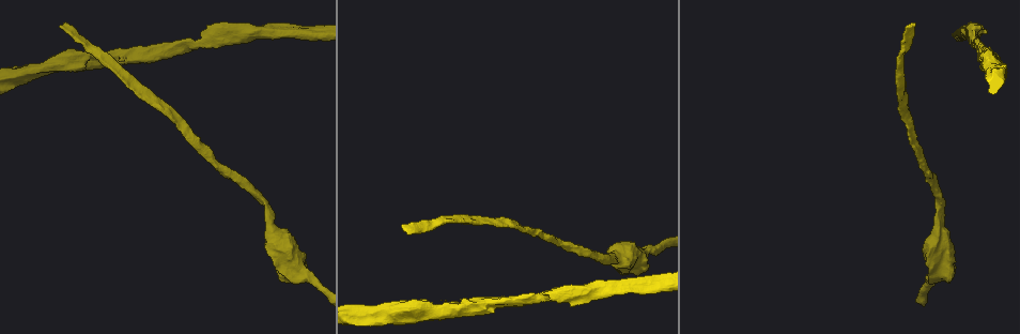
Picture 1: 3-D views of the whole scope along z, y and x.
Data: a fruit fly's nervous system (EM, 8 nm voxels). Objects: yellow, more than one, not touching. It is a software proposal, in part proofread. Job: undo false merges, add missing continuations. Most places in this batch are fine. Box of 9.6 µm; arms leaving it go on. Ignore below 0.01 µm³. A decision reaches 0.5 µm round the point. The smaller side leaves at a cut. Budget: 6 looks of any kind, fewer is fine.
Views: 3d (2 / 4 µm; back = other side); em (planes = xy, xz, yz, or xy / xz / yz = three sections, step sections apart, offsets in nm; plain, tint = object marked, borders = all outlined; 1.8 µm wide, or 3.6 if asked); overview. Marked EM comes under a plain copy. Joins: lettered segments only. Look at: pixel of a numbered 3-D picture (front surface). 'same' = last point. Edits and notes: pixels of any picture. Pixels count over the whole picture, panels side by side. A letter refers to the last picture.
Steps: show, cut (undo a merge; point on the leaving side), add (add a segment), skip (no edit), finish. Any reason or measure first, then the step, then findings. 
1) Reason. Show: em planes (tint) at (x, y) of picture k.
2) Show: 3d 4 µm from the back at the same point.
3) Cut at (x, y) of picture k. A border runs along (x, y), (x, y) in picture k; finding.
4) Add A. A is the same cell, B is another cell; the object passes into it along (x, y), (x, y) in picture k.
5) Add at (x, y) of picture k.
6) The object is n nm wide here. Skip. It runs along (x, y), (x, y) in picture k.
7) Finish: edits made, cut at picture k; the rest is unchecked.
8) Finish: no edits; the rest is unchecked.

An open end. Show: em 3.6 µm xz step 16 (borders) at (279, 279) of picture 1.

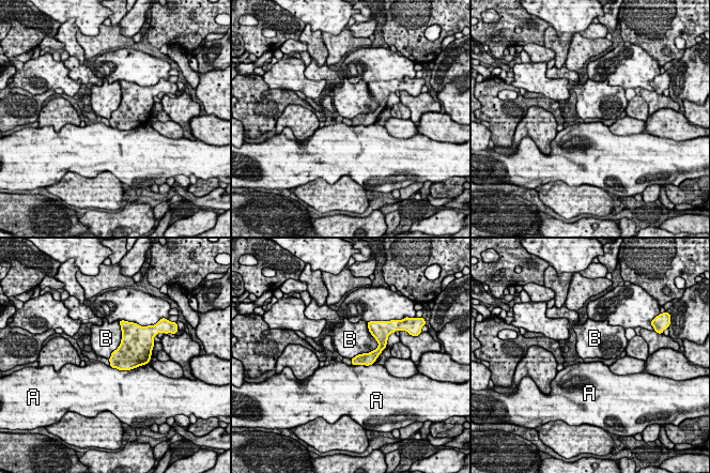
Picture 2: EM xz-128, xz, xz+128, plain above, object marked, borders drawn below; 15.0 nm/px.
Skip. A and B are other cells; none of them fits.

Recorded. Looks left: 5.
Branch point. Show: 3d 4 µm at (557, 294) of picture 1.

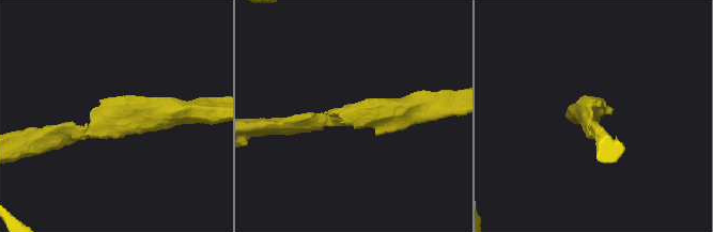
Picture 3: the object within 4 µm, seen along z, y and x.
Show: em yz step 16 (tint) at (117, 122) of picture 3.

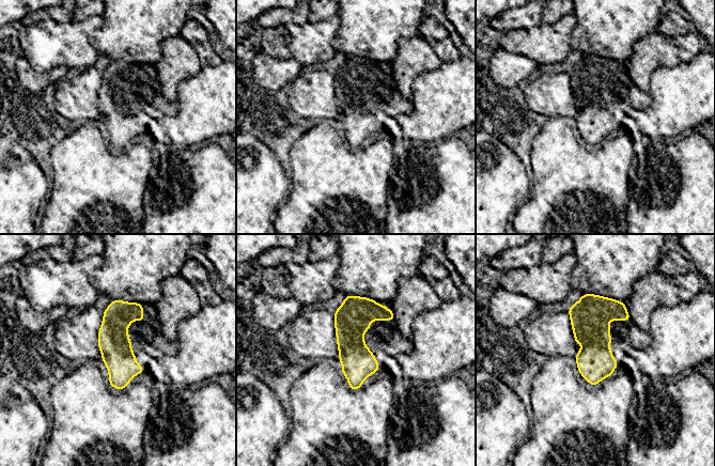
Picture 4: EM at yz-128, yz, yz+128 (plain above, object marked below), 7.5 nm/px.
Show: em yz step 16 (borders) at the same point.

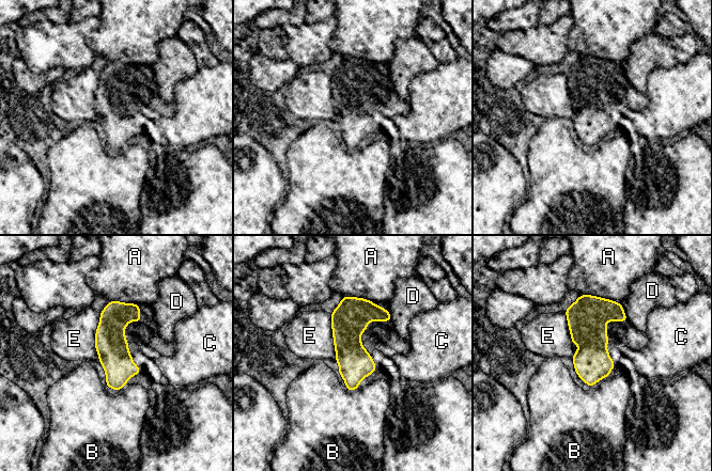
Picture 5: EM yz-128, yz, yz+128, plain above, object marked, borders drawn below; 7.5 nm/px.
Skip. A, B, C, D and E are other cells; one neuron here.

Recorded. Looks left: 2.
End of a long branch. Show: em yz step 16 (tint) at (402, 226) of picture 1.

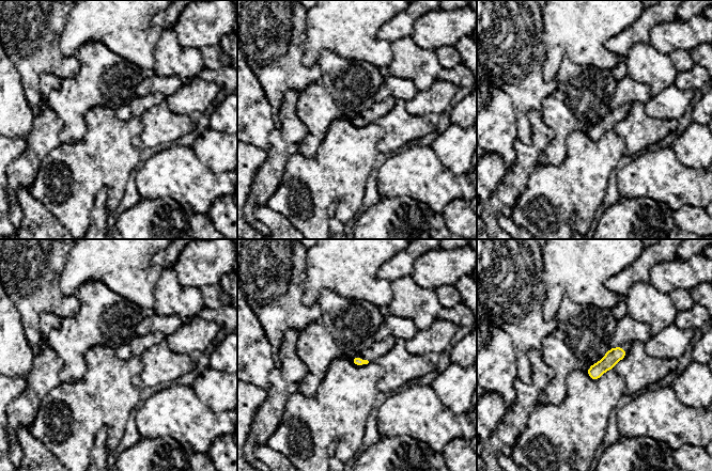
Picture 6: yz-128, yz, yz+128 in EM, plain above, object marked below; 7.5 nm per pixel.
Show: em planes (borders) at the same point.

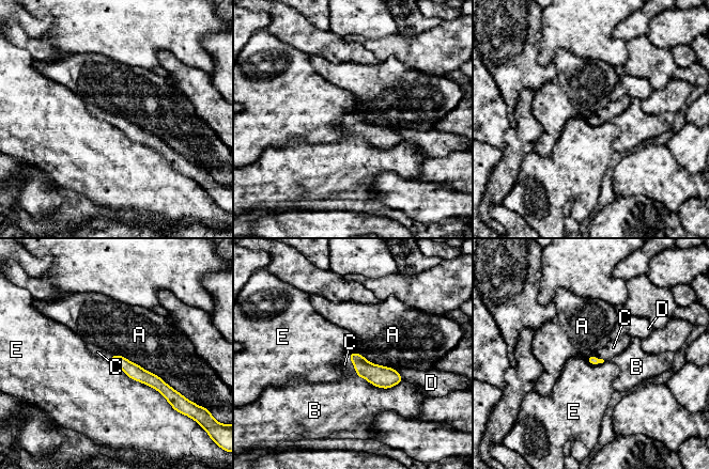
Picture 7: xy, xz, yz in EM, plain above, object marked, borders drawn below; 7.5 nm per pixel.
Add C. C is the same cell, A, B, D and E are other cells; the object passes into it along (380, 376), (354, 365), (344, 364) in picture 7; it goes on there.

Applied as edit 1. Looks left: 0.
Finish: edits made, add at picture 7; the rest is unchecked.

